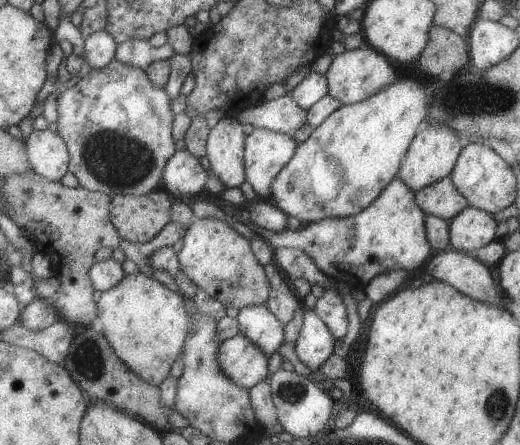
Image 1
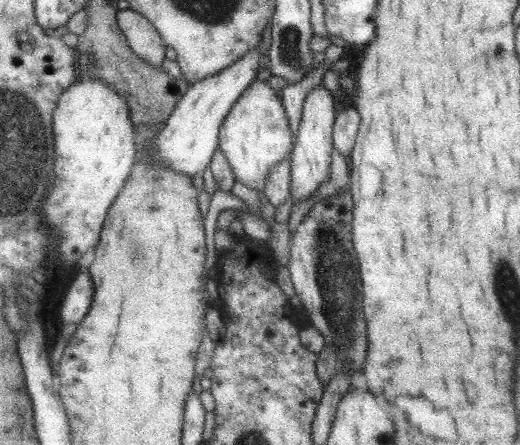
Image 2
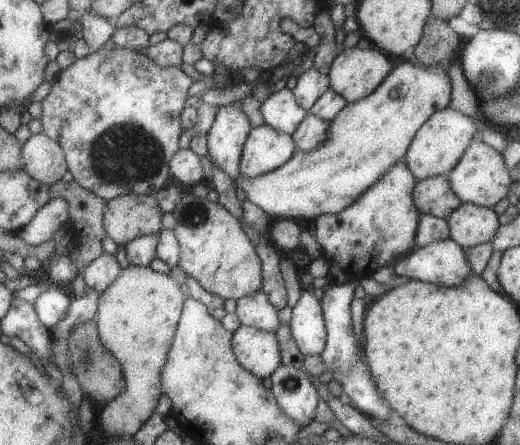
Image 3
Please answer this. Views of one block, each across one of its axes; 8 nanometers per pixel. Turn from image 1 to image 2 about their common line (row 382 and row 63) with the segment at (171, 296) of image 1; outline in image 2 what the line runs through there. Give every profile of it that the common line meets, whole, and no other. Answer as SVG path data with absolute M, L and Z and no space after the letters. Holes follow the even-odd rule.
M130 9L119 10L116 20L119 30L136 56L148 65L161 66L166 46L156 28L141 14Z

